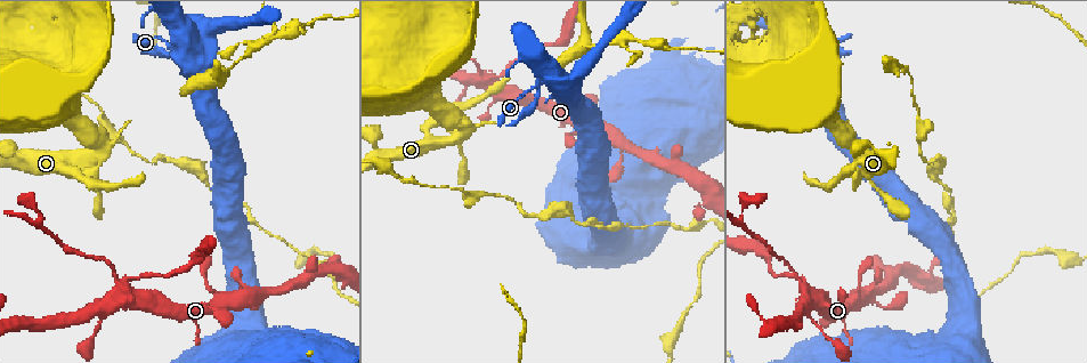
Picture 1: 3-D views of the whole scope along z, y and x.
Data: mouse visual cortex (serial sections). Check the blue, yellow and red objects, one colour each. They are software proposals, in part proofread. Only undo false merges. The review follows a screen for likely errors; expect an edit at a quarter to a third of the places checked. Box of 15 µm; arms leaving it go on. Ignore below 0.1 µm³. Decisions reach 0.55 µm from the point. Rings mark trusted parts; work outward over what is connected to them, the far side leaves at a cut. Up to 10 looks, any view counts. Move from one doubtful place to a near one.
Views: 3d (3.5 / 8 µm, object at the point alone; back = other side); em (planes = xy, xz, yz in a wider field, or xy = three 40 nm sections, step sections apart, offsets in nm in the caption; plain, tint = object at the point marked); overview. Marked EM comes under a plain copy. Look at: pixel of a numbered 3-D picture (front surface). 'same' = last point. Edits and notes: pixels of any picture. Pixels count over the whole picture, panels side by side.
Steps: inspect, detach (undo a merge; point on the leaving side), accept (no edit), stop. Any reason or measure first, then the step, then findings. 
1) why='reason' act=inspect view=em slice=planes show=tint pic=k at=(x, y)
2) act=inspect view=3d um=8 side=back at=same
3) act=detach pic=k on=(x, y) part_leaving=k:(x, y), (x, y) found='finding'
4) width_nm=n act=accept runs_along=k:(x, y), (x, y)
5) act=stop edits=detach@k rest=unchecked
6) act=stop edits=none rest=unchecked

why='abrupt turn' act=inspect view=3d um=8 pic=1 at=(425, 127)

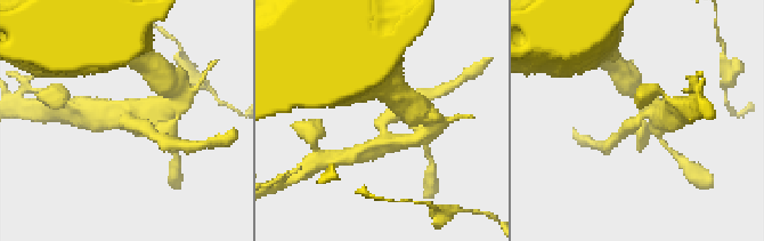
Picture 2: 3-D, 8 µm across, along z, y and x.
arm_widths_nm=400,600 act=inspect view=em slice=planes show=tint pic=2 at=(128, 116)

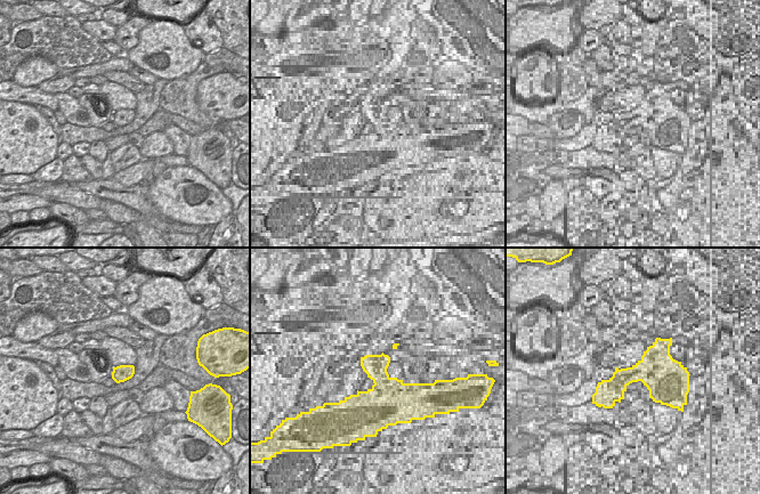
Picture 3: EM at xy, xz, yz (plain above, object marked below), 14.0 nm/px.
act=accept runs_along=2:(374, 149), (387, 143), (383, 120), (405, 109) found='all the same cell'

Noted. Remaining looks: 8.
why='two arms in line, one across' act=inspect view=3d um=3.5 side=back pic=1 at=(380, 156)

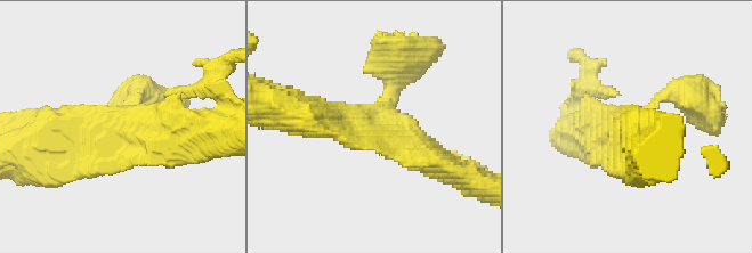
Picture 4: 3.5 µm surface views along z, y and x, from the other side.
why='need the tissue' act=inspect view=em slice=xy step=3 show=tint pic=4 at=(121, 122)

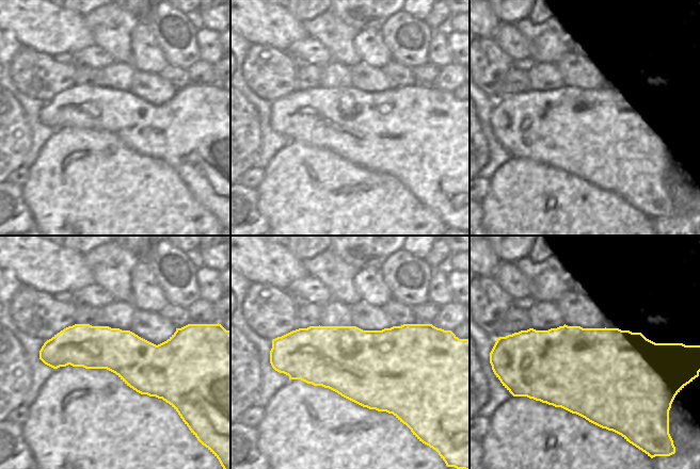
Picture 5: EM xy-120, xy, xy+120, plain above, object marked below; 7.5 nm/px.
act=accept runs_along=5:(42, 354), (180, 356) found='continuous, no second cell'

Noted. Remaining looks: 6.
why='sharp bend' act=inspect view=em slice=xy step=5 show=tint pic=1 at=(175, 42)

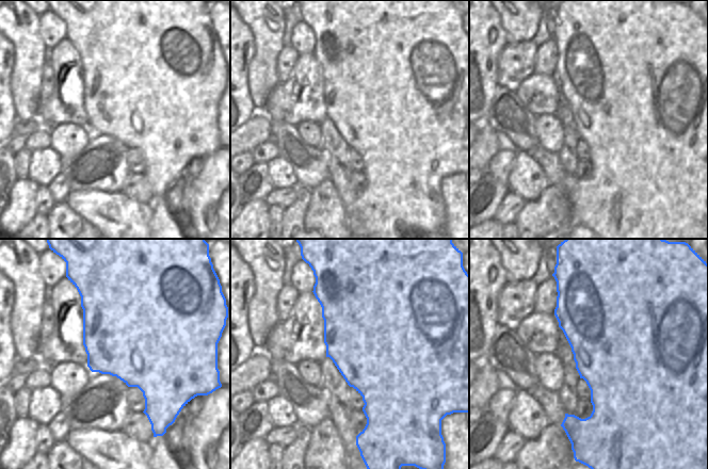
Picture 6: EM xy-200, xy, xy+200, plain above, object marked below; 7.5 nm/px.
act=inspect view=3d um=3.5 side=back at=same

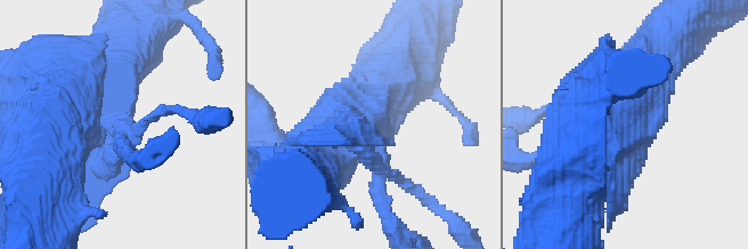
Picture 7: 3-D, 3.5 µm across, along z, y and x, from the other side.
act=accept found='one cell here'

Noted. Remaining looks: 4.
why='arms run side by side' act=inspect view=3d um=3.5 side=back pic=1 at=(492, 81)

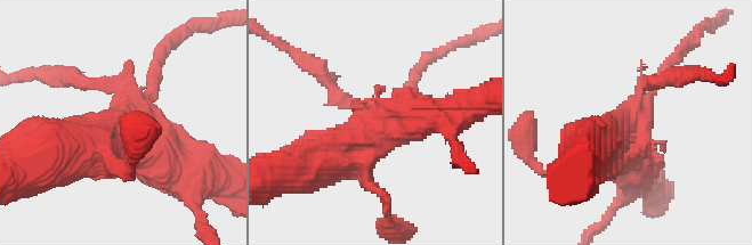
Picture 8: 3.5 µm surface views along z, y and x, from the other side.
act=inspect view=em slice=xy step=3 show=tint pic=8 at=(627, 125)

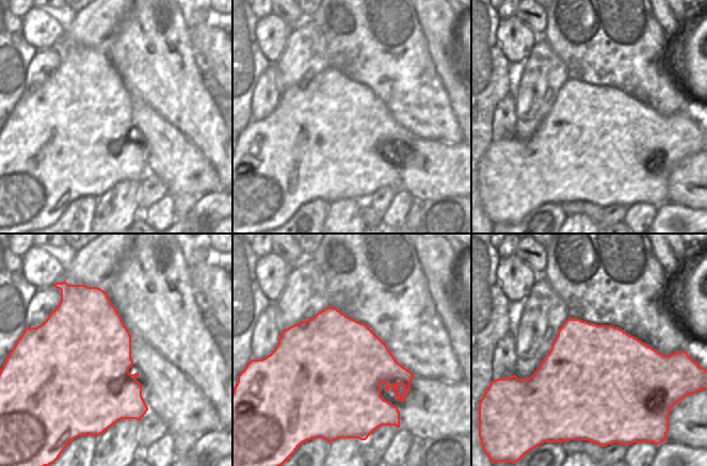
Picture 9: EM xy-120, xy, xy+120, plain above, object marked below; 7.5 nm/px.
width_nm=850 act=detach pic=8 on=(154, 68) part_leaving=8:(138, 109), (159, 54), (184, 29) found='a second cell is stuck on'

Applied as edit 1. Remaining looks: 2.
act=stop edits=detach@8 rest=unchecked

